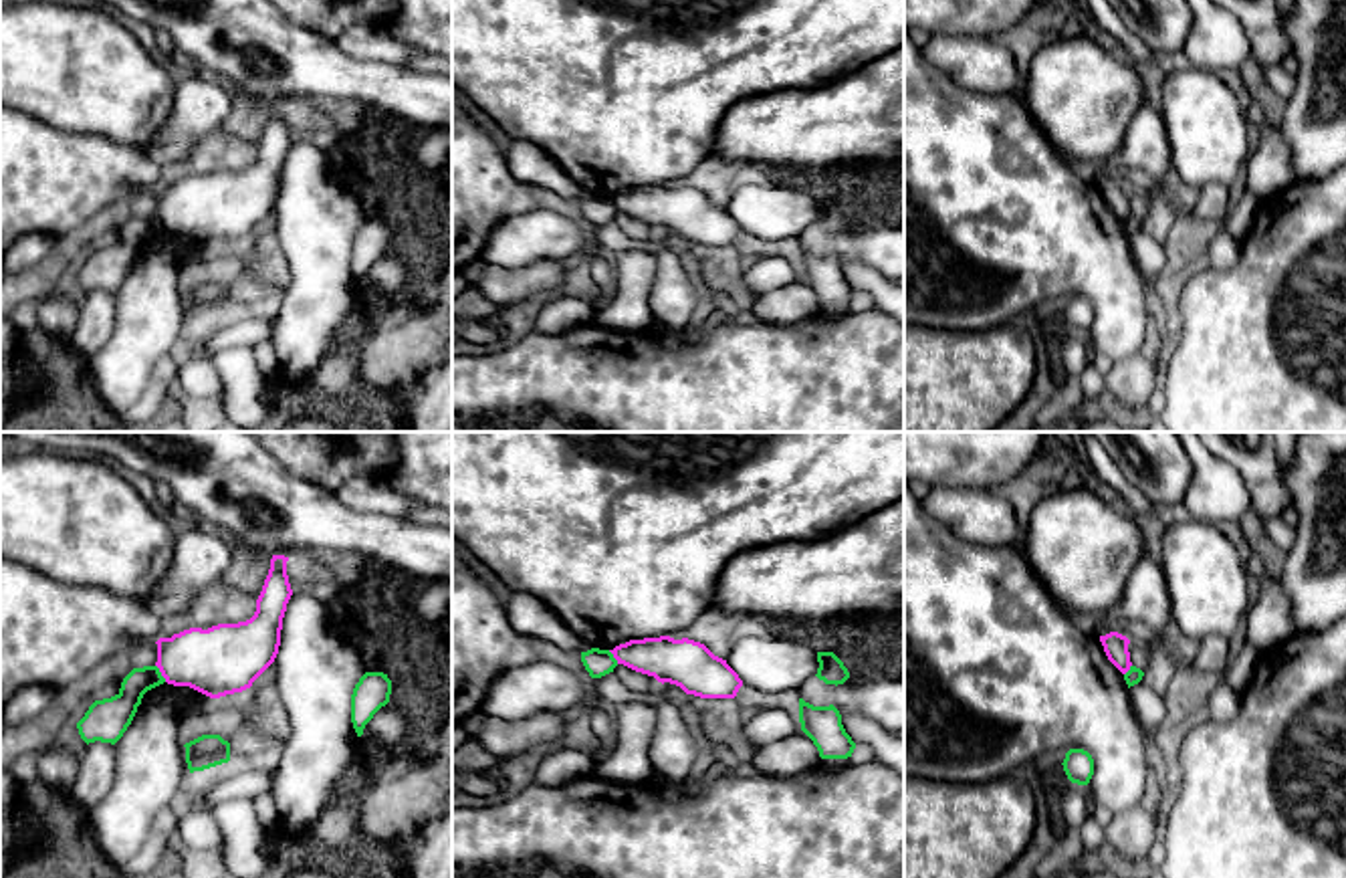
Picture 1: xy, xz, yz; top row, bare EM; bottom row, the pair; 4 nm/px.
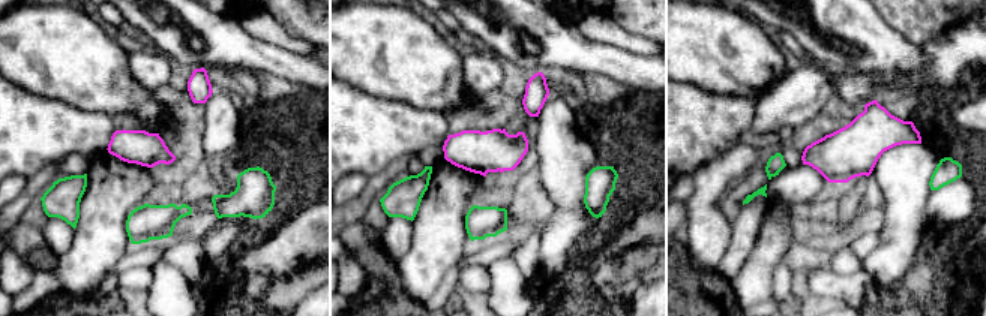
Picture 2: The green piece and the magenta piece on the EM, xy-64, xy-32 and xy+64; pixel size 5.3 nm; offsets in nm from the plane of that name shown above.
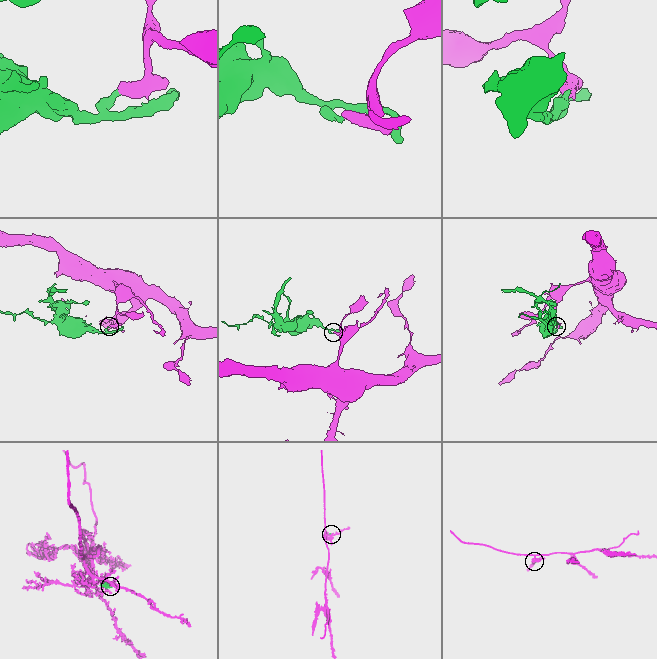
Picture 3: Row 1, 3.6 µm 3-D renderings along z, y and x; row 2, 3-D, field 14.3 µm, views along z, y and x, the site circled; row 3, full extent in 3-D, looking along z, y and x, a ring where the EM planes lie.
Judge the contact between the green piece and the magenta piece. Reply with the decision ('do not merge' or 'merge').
do not merge

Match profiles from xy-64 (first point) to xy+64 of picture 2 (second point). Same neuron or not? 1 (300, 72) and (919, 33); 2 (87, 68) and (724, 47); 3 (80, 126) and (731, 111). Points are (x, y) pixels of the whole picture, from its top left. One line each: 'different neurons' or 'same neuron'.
1: different neurons
2: same neuron
3: same neuron

